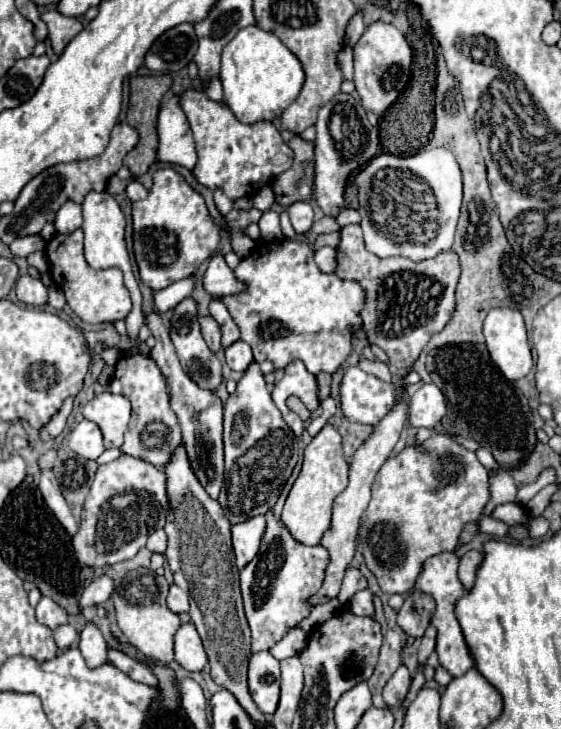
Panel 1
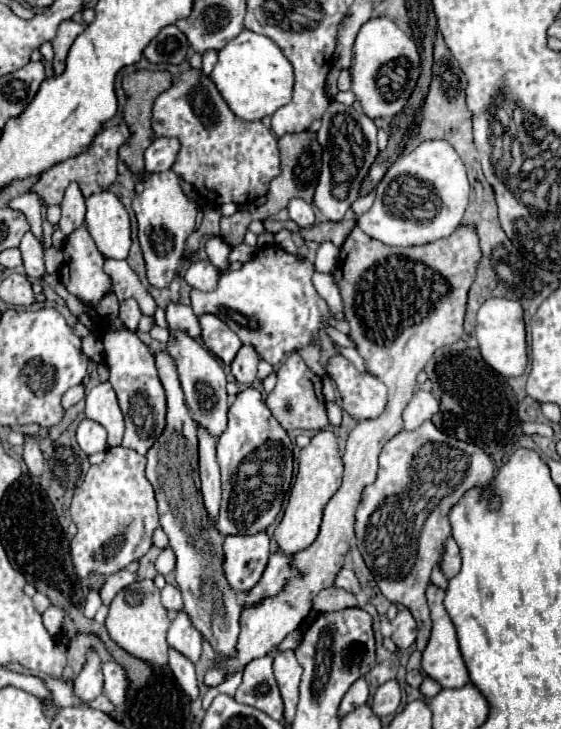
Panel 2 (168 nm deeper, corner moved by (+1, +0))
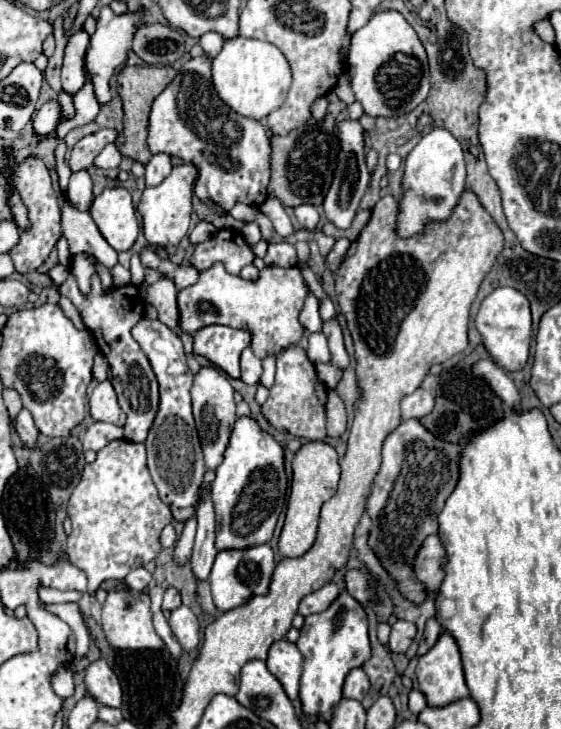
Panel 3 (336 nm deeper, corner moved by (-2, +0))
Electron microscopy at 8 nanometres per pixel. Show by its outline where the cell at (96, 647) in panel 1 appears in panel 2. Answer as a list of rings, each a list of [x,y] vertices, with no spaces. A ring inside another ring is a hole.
[[[95,651],[89,653],[87,665],[75,679],[75,695],[83,703],[91,703],[103,693],[103,675],[101,675],[101,659]]]

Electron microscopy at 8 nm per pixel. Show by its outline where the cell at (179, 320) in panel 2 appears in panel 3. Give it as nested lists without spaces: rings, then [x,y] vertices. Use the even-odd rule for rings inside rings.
[[[160,279],[152,285],[148,285],[146,291],[146,299],[150,305],[154,305],[160,313],[160,321],[174,333],[182,333],[180,331],[180,309],[176,303],[176,295],[178,289],[172,283],[172,279]]]

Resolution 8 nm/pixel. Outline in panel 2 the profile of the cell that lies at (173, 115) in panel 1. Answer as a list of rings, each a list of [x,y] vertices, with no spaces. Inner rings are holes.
[[[155,139],[145,151],[145,173],[169,171],[177,155],[177,139]]]

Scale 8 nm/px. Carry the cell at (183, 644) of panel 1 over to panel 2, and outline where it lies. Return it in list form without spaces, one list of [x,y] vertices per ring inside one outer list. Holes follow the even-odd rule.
[[[179,611],[177,617],[171,621],[171,627],[167,631],[167,643],[193,663],[197,663],[201,657],[201,633],[193,627],[185,611]]]

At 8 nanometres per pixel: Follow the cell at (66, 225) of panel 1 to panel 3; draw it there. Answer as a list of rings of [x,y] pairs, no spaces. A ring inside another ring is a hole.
[[[76,171],[70,177],[68,185],[68,203],[80,211],[88,211],[92,205],[92,179],[88,171]]]

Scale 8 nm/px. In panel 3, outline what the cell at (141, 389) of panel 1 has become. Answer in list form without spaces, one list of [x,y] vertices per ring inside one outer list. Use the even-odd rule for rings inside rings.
[[[70,275],[68,281],[58,287],[58,291],[60,291],[60,295],[68,297],[74,303],[74,307],[80,311],[86,329],[94,335],[94,341],[96,341],[100,353],[110,363],[112,385],[116,389],[120,409],[128,415],[126,425],[124,425],[124,439],[134,441],[134,443],[144,443],[146,435],[154,423],[154,417],[156,417],[156,411],[160,405],[160,395],[158,395],[158,381],[150,367],[150,361],[144,355],[144,351],[140,349],[140,345],[130,335],[130,329],[144,315],[144,303],[140,299],[136,299],[136,297],[140,297],[138,289],[134,285],[124,285],[124,287],[114,287],[110,293],[104,293],[100,287],[98,275],[94,275],[92,291],[88,295],[84,295],[84,293],[80,293],[74,277]]]

